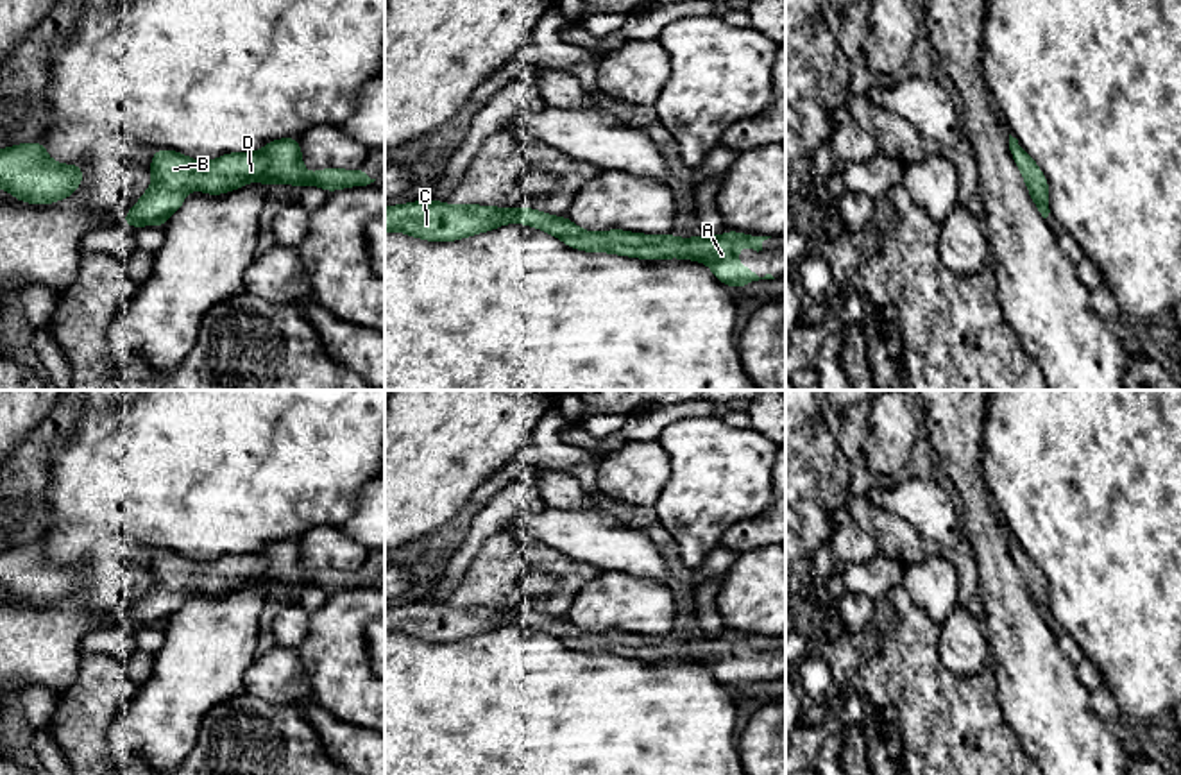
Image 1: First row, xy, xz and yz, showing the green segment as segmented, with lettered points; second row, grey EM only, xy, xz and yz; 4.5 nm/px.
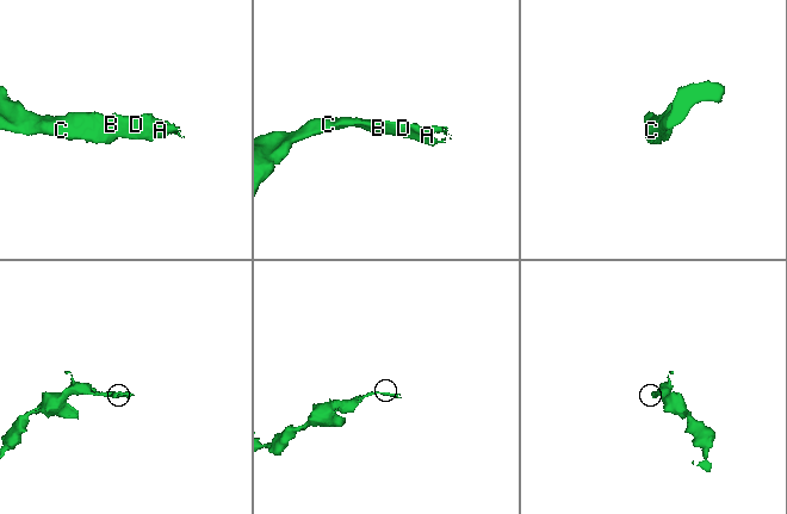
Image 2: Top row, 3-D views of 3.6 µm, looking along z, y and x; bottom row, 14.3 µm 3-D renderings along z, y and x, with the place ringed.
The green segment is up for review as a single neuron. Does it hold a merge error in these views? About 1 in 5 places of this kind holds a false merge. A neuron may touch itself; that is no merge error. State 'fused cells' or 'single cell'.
single cell

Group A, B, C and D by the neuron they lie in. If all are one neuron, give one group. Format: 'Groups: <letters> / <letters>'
Groups: A B C D

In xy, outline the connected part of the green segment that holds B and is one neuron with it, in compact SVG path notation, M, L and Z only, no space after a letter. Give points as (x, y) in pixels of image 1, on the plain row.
M281 539L268 542L259 553L231 553L211 562L195 562L175 551L154 551L150 589L127 612L122 625L129 628L159 626L183 607L190 591L220 596L238 591L245 583L261 582L272 585L315 585L327 594L349 587L367 587L376 580L365 569L340 571L322 569L308 575L302 569L299 539Z

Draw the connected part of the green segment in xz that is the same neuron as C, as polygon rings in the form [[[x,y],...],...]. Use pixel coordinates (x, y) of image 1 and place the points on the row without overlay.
[[[417,601],[399,607],[385,609],[385,634],[399,632],[415,639],[429,643],[453,643],[467,639],[483,632],[492,632],[503,625],[528,625],[560,639],[567,648],[587,653],[614,653],[619,657],[633,657],[641,660],[666,660],[684,659],[707,664],[718,682],[726,687],[746,687],[759,680],[775,680],[771,675],[759,678],[750,668],[737,666],[737,648],[746,646],[753,652],[762,652],[762,643],[771,637],[753,637],[726,630],[723,637],[698,637],[698,639],[675,639],[673,635],[639,635],[621,630],[610,630],[603,634],[589,634],[573,625],[567,617],[553,617],[533,609],[492,609],[492,607],[453,607],[438,601]]]

